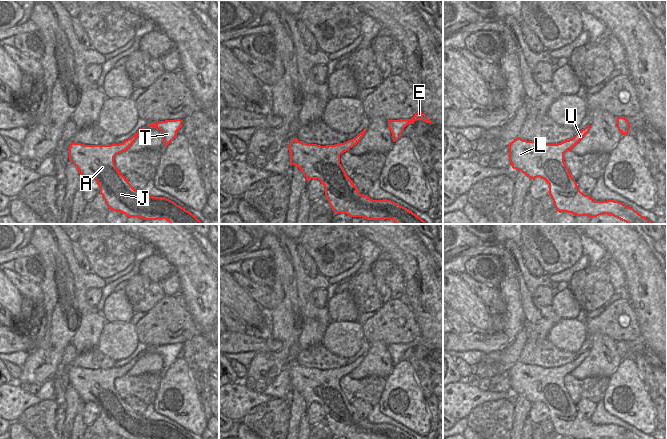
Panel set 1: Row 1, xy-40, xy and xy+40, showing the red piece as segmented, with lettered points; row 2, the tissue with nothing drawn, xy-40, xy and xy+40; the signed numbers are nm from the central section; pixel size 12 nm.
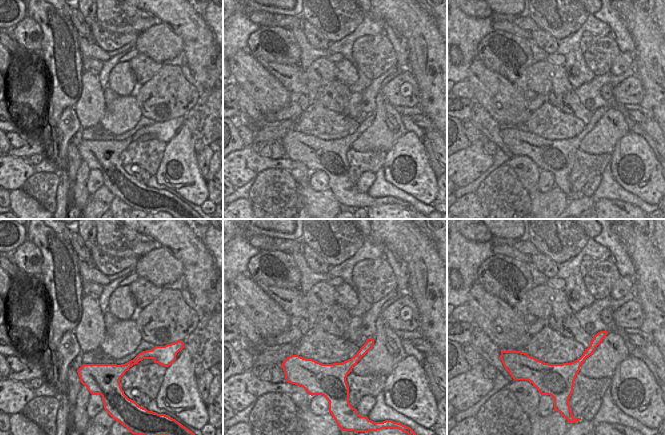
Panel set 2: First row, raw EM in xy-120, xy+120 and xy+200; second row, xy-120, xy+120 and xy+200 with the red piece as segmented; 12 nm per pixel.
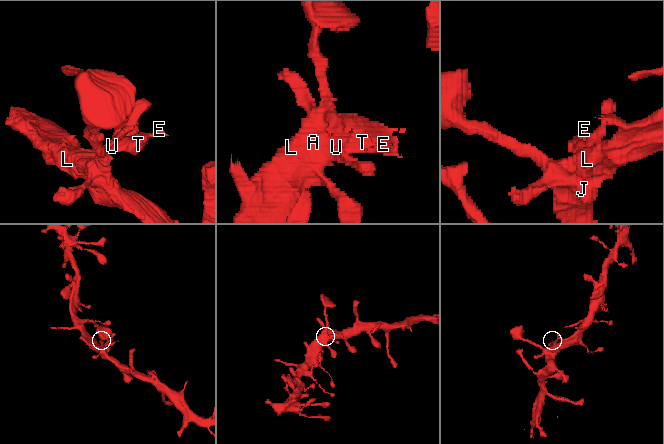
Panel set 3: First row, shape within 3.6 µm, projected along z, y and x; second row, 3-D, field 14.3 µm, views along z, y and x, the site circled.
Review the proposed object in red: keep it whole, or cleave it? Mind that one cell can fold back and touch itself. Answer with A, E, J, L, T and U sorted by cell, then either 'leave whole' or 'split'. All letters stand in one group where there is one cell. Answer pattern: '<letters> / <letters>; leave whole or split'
A E J L T U; leave whole

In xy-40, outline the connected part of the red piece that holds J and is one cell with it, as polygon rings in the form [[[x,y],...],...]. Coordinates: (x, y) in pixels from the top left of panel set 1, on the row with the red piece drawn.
[[[145,128],[139,129],[131,138],[119,144],[70,143],[69,160],[84,179],[92,177],[97,181],[100,194],[113,211],[143,220],[165,219],[170,224],[202,224],[196,216],[175,202],[135,190],[116,167],[114,157],[126,151]]]

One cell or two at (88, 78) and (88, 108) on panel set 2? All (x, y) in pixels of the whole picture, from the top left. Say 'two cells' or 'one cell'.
one cell

